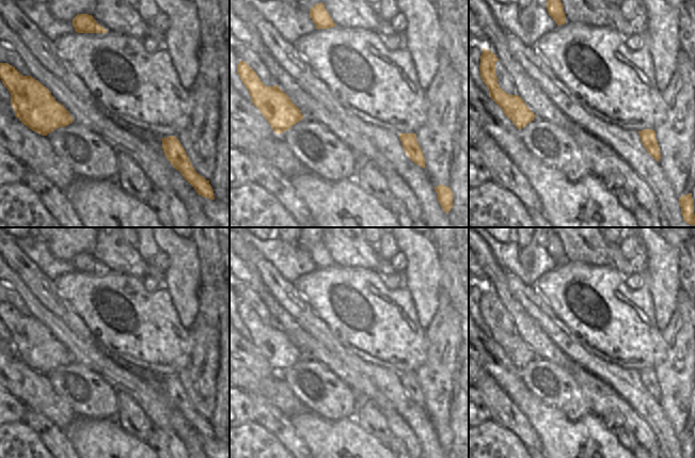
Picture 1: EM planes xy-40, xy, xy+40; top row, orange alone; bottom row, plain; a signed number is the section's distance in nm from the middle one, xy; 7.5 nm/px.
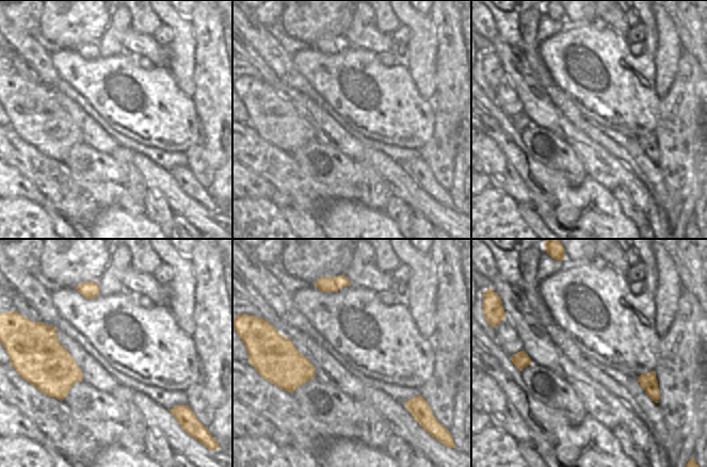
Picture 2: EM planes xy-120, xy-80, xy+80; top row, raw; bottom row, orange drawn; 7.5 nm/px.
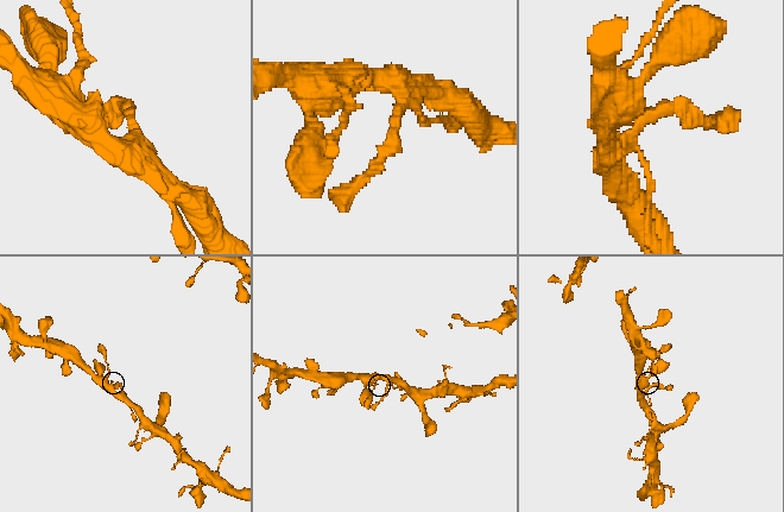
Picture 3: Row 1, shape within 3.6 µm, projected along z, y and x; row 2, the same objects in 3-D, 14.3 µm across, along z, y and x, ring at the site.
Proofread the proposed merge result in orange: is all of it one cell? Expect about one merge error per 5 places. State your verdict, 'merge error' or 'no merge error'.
no merge error

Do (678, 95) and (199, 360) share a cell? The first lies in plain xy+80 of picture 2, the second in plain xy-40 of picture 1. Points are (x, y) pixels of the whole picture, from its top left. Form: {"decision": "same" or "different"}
{"decision": "same"}

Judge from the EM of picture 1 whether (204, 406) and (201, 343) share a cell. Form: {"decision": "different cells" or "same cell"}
{"decision": "same cell"}

